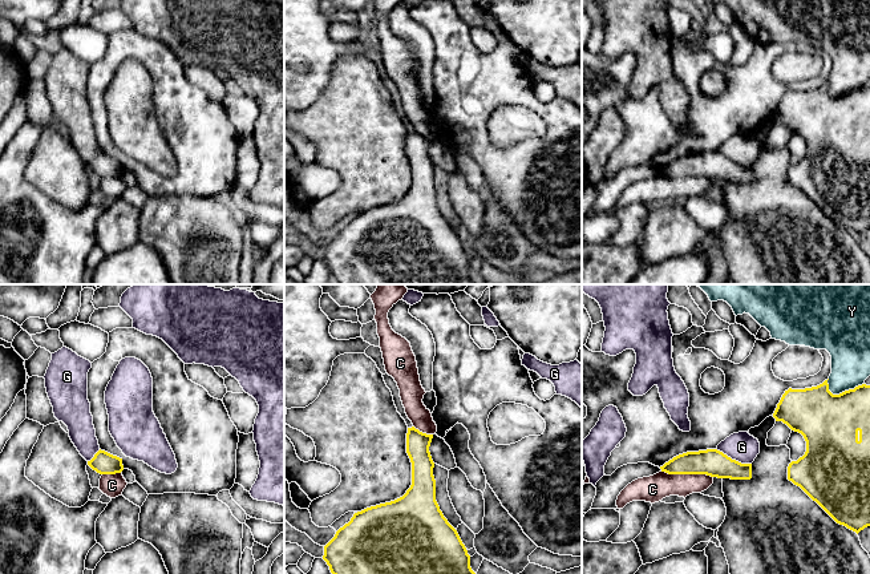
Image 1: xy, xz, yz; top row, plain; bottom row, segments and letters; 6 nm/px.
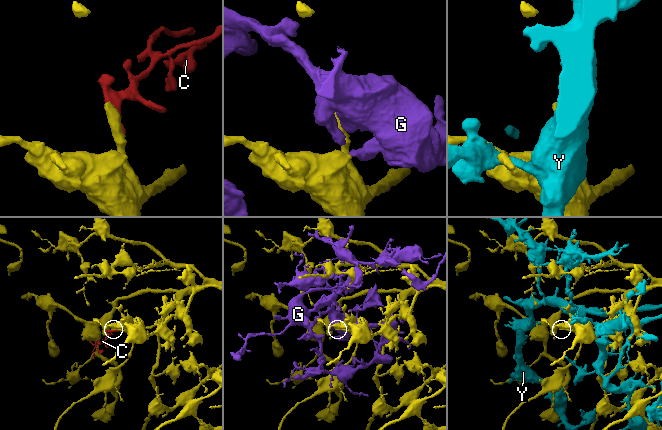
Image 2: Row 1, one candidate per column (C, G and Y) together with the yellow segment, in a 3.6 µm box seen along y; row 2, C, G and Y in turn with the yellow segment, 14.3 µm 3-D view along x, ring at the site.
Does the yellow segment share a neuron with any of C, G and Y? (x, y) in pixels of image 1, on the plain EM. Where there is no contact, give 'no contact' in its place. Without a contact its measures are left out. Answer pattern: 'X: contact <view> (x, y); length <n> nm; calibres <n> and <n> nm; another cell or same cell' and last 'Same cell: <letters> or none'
C: contact yz (687, 176); length 320 nm; calibres 160 and 160 nm; another cell
G: contact yz (733, 162); length 240 nm; calibres 160 and 180 nm; another cell
Y: contact yz (842, 95); length 240 nm; calibres 360 and 240 nm; another cell
Same cell: none

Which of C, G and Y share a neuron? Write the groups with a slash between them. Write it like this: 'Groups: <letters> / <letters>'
Groups: C / G / Y

